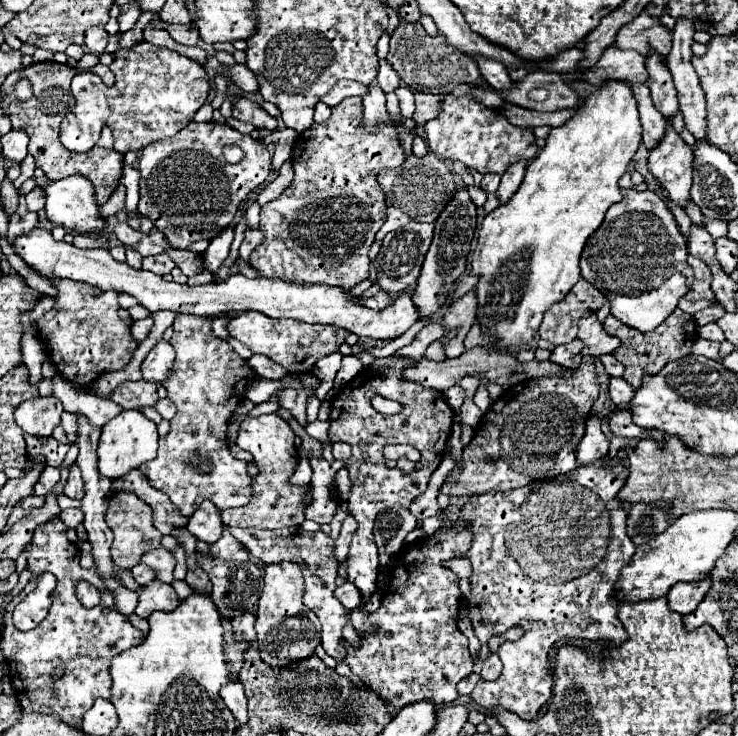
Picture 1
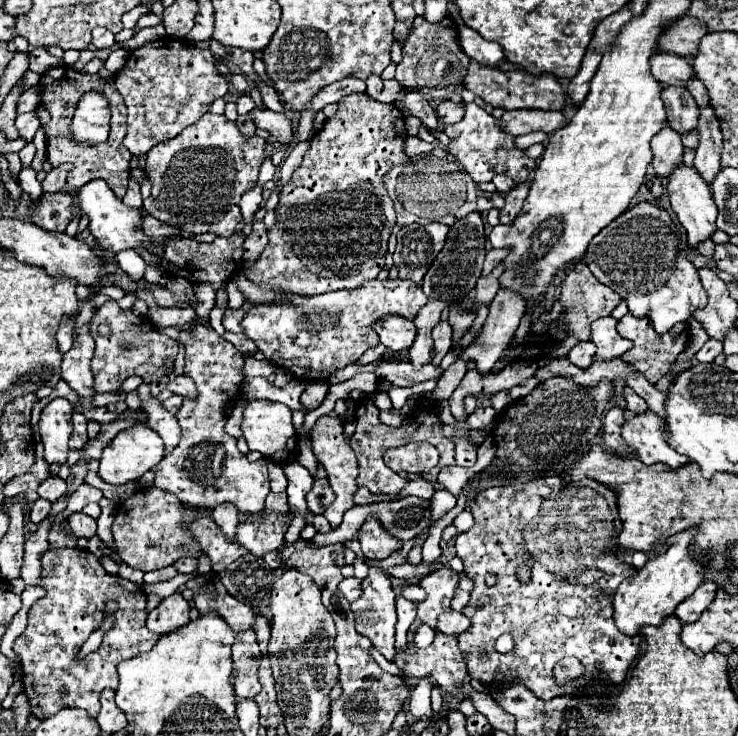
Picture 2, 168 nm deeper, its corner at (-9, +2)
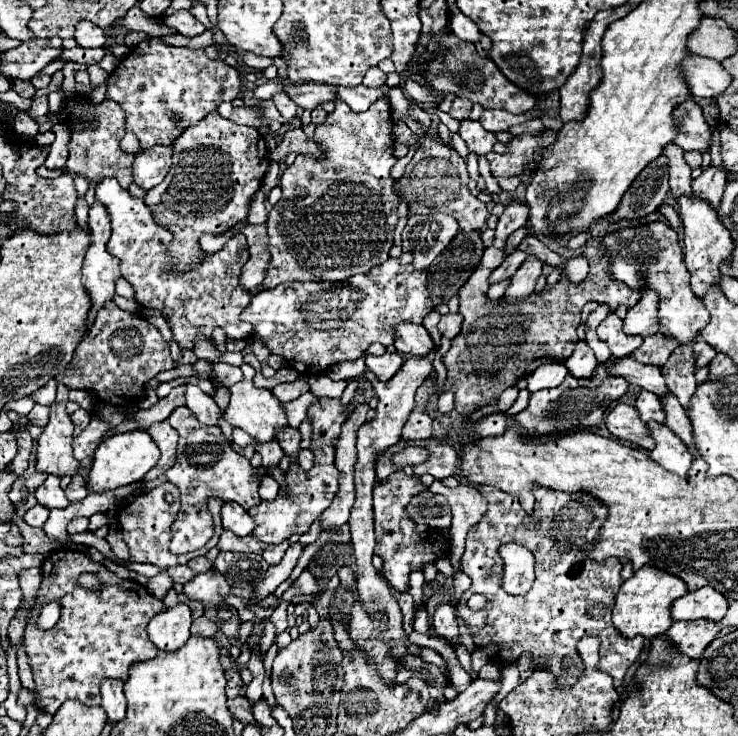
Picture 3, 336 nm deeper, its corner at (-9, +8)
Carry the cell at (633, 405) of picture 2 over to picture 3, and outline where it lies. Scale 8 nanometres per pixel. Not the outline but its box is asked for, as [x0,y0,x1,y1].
[636,391,662,423]

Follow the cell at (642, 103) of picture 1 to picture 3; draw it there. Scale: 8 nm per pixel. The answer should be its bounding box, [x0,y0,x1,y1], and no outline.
[664,143,692,197]

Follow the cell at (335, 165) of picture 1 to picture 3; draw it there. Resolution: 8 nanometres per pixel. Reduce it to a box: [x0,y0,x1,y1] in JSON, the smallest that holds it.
[264,97,398,289]

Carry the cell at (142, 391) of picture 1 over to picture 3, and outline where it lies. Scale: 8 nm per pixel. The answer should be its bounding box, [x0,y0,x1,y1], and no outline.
[144,421,178,483]

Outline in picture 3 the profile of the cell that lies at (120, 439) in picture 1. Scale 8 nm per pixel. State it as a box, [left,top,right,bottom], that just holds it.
[88,429,160,493]

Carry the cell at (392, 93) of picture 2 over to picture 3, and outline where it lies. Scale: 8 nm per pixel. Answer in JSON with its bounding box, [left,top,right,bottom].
[338,85,388,111]

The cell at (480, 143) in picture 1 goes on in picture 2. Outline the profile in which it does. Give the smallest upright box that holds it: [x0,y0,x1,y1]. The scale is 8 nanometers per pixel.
[444,103,536,183]

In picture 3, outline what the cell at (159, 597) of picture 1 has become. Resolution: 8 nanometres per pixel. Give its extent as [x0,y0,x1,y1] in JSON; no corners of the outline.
[148,603,192,651]

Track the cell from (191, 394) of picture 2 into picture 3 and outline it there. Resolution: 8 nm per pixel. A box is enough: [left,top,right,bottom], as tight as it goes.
[186,383,220,425]

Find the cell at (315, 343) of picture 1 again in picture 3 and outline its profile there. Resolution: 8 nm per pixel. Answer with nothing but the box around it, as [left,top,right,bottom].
[240,259,434,375]

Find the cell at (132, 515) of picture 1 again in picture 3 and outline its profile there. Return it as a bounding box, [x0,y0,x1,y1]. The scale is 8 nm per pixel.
[118,481,224,569]

